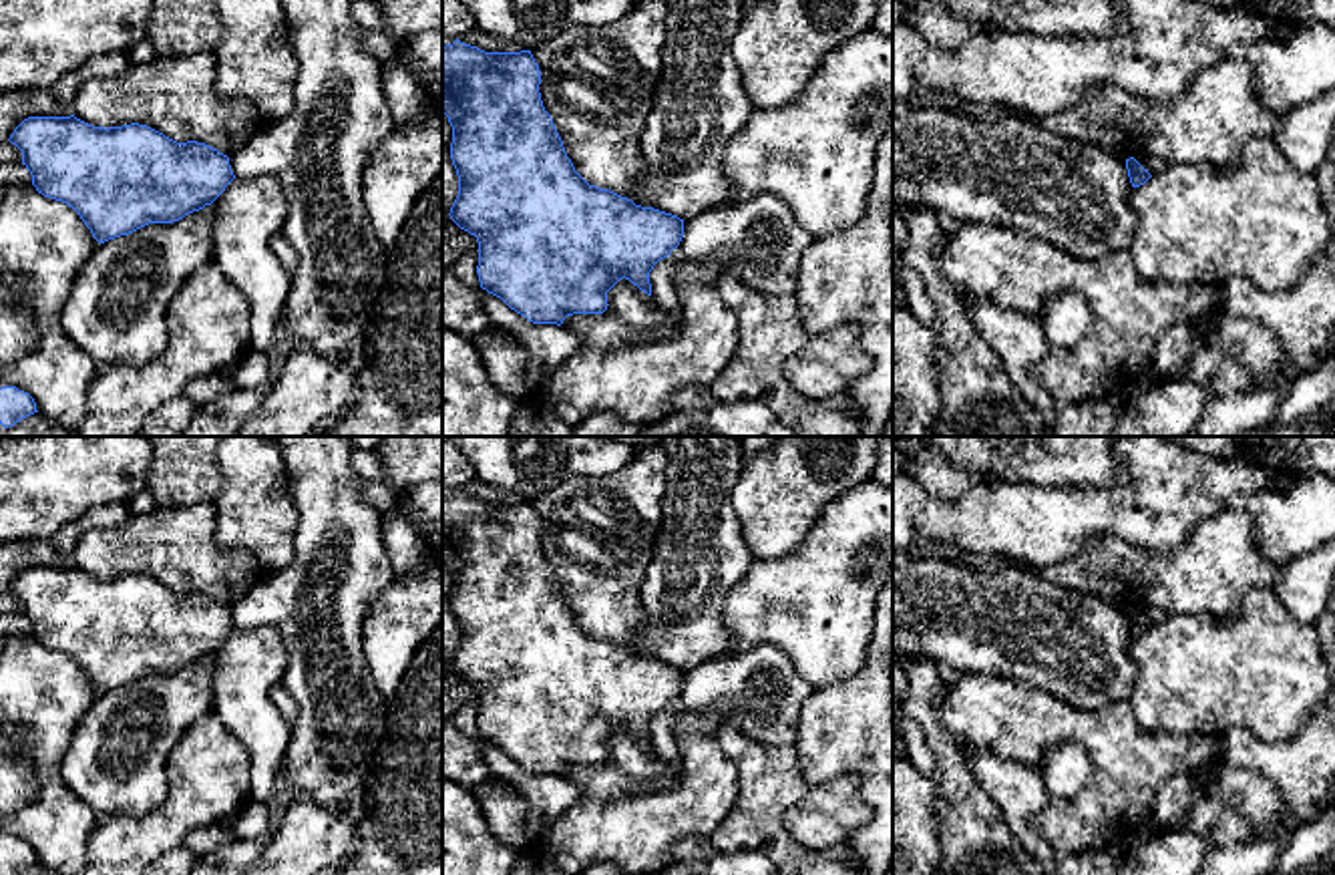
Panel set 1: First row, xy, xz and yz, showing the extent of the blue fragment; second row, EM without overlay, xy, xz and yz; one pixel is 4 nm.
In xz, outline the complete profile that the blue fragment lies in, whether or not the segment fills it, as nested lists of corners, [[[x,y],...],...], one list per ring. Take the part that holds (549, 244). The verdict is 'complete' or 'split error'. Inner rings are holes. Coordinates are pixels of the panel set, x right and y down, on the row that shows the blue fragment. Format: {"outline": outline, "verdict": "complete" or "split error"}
{"outline": [[[458,38],[442,46],[442,113],[452,127],[458,195],[450,219],[479,241],[479,282],[533,324],[603,314],[607,292],[629,280],[651,296],[649,272],[684,237],[678,215],[589,185],[573,167],[545,111],[531,50],[485,52]]], "verdict": "complete"}

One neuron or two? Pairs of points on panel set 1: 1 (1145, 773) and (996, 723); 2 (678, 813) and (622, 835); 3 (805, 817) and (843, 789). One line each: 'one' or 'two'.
1: one
2: one
3: one

